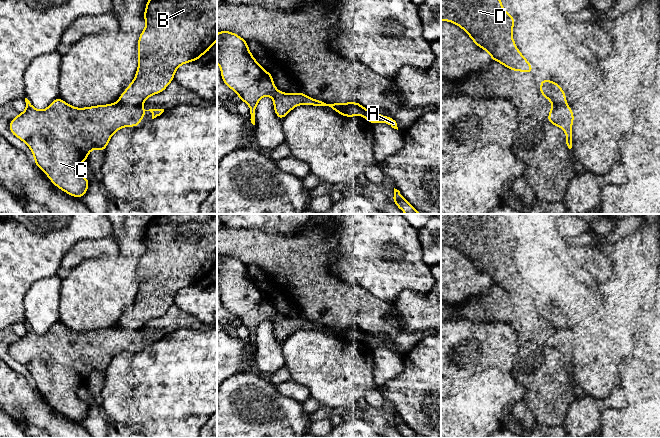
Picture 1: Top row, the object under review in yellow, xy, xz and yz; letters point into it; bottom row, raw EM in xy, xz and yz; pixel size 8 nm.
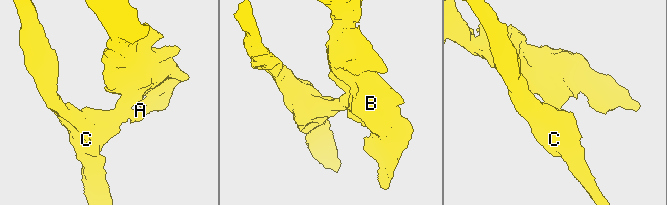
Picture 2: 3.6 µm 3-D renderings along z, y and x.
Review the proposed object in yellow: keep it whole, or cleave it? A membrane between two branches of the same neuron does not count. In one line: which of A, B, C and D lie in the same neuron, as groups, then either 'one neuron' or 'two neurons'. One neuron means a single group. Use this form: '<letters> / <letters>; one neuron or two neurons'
A C / B D; two neurons

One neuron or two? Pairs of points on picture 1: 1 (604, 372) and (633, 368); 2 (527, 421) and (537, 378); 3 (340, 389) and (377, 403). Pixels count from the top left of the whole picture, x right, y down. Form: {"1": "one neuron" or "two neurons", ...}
{"1": "two neurons", "2": "two neurons", "3": "two neurons"}

